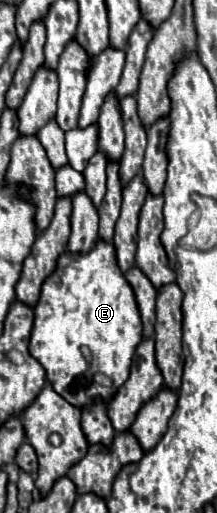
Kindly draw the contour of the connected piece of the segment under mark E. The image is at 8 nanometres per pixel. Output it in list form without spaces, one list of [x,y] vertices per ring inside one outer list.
[[[97,238],[95,246],[87,254],[71,254],[69,250],[65,250],[57,260],[55,272],[43,282],[41,300],[35,306],[29,352],[43,364],[53,390],[61,394],[69,404],[83,410],[91,406],[97,396],[109,402],[117,388],[127,380],[135,348],[143,340],[141,332],[143,324],[139,306],[135,302],[131,284],[125,280],[117,264],[115,246],[113,242]]]

